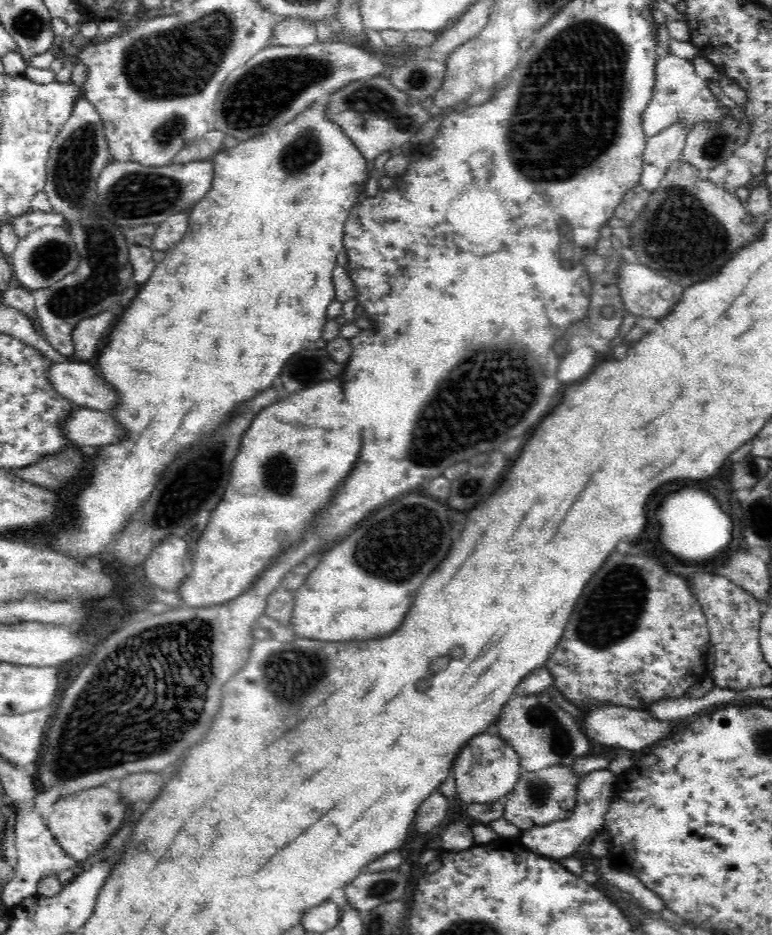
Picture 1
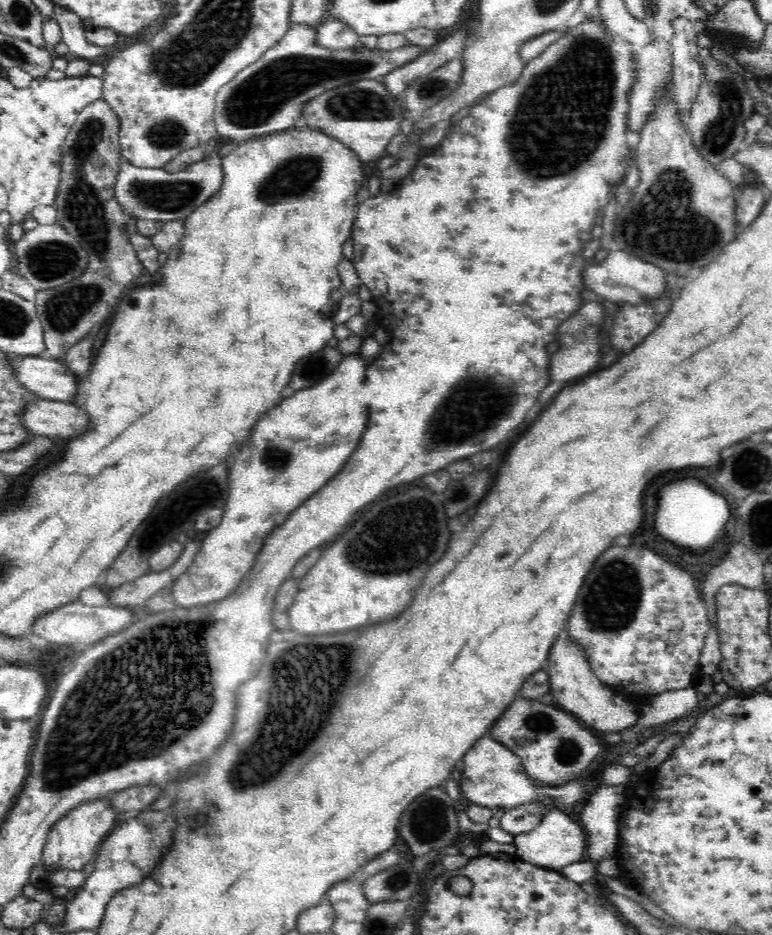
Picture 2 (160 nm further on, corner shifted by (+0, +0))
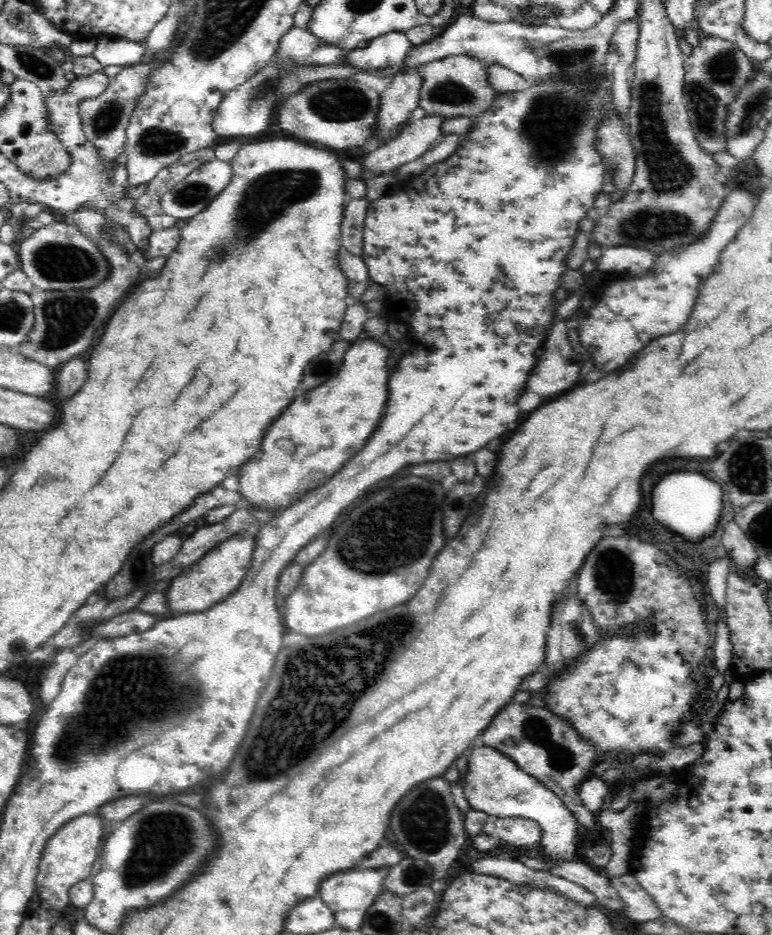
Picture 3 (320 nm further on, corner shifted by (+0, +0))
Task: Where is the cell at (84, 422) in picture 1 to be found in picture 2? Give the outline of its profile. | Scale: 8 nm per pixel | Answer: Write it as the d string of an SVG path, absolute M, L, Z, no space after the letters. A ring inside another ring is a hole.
M48 399L30 401L25 404L21 423L31 434L53 438L72 438L87 433L90 419L85 410L80 410L73 402L60 402Z

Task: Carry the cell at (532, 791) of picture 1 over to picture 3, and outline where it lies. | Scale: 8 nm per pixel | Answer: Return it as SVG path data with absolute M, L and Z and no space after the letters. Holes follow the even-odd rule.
M512 816L494 822L496 834L516 850L534 850L542 840L542 829L535 820Z

